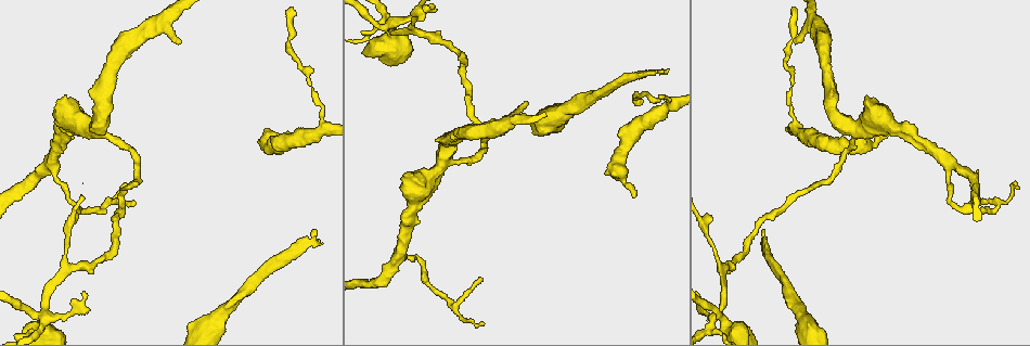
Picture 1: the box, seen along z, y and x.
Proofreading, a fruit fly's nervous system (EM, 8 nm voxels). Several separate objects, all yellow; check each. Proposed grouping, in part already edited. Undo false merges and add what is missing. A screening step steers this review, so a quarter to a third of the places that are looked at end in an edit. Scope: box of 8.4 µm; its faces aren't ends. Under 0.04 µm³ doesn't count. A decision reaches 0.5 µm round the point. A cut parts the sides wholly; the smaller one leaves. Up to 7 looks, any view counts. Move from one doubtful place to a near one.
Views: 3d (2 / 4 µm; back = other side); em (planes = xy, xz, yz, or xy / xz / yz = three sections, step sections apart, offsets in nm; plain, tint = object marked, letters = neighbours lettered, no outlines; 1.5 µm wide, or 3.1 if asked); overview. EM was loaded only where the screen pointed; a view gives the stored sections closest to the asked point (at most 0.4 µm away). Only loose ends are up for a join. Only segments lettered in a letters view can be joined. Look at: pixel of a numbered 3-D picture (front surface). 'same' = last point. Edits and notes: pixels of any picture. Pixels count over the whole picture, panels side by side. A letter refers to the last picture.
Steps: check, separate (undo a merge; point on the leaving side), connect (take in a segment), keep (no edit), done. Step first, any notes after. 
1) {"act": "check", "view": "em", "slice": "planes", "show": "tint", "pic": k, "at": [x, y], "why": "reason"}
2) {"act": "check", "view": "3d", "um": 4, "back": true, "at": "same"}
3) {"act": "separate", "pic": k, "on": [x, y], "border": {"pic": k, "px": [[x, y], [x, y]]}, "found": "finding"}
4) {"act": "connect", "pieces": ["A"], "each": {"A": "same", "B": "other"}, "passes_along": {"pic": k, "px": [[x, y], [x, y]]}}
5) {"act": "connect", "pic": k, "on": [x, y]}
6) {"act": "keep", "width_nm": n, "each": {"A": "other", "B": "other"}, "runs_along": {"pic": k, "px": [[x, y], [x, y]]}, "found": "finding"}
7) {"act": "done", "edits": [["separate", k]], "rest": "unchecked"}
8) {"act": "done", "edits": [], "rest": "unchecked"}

{"act": "check", "view": "em", "slice": "planes", "show": "letters", "pic": 1, "at": [887, 137], "why": "thin end"}

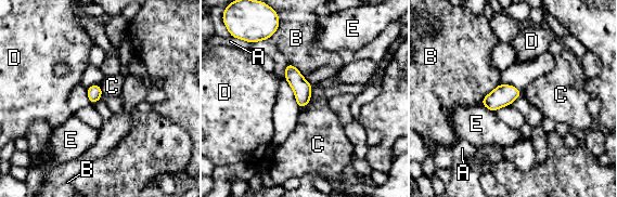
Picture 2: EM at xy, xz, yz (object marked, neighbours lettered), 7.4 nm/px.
{"act": "keep", "width_nm": 110, "each": {"A": "other", "B": "other", "C": "other", "D": "other", "E": "other"}, "border": {"pic": 2, "px": [[99, 84], [103, 96]]}, "found": "no lettered segment goes on from it"}

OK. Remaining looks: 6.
{"act": "check", "view": "3d", "um": 4, "pic": 1, "at": [319, 244], "why": "thin end"}

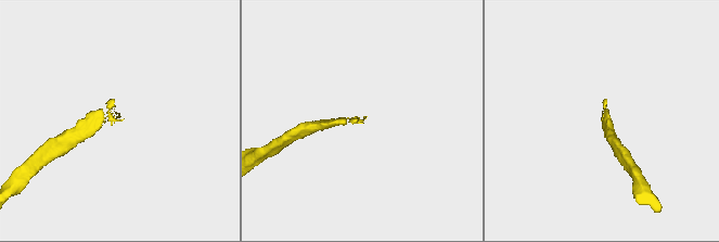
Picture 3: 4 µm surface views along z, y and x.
{"act": "check", "view": "em", "slice": "planes", "show": "letters", "pic": 3, "at": [120, 120]}

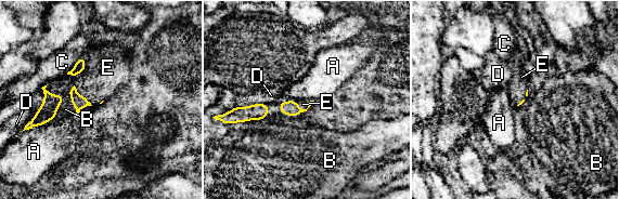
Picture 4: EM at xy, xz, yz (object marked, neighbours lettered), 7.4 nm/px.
{"act": "connect", "pieces": ["E"], "each": {"A": "other", "B": "other", "C": "other", "D": "other", "E": "same"}, "found": "it goes on there"}

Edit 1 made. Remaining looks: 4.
{"act": "check", "view": "overview", "why": "see it whole again"}

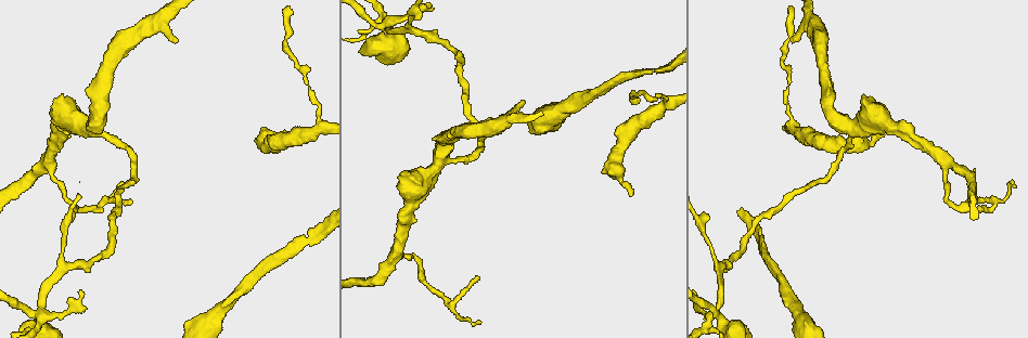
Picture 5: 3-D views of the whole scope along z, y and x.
{"act": "check", "view": "em", "slice": "planes", "show": "tint", "pic": 5, "at": [718, 315], "why": "sharp bend"}

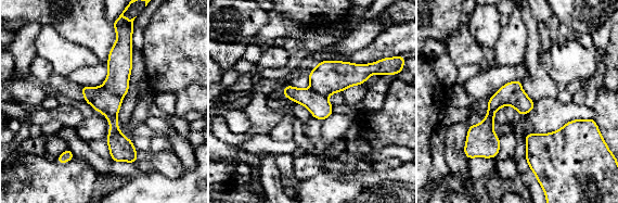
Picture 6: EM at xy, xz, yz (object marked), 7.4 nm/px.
{"act": "check", "view": "em", "slice": "planes", "show": "letters", "at": "same"}

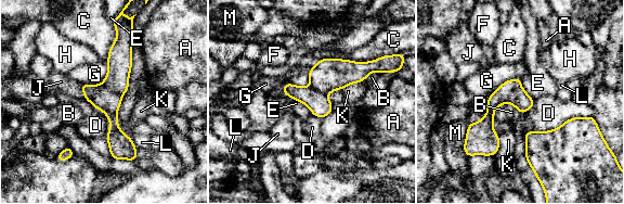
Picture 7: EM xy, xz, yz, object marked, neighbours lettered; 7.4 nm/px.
{"act": "separate", "pic": 7, "on": [103, 99], "longest_contact_nm": ["D", 550], "each": {"A": "other", "B": "other", "C": "other", "D": "other", "E": "other", "F": "other", "G": "other", "H": "other", "J": "other", "K": "other", "L": "other", "M": "other"}, "border": {"pic": 7, "px": [[103, 85], [121, 97]]}, "found": "two neurons meet here"}

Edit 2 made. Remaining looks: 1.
{"act": "done", "edits": [["connect", 4], ["separate", 7]], "rest": "unchecked"}

